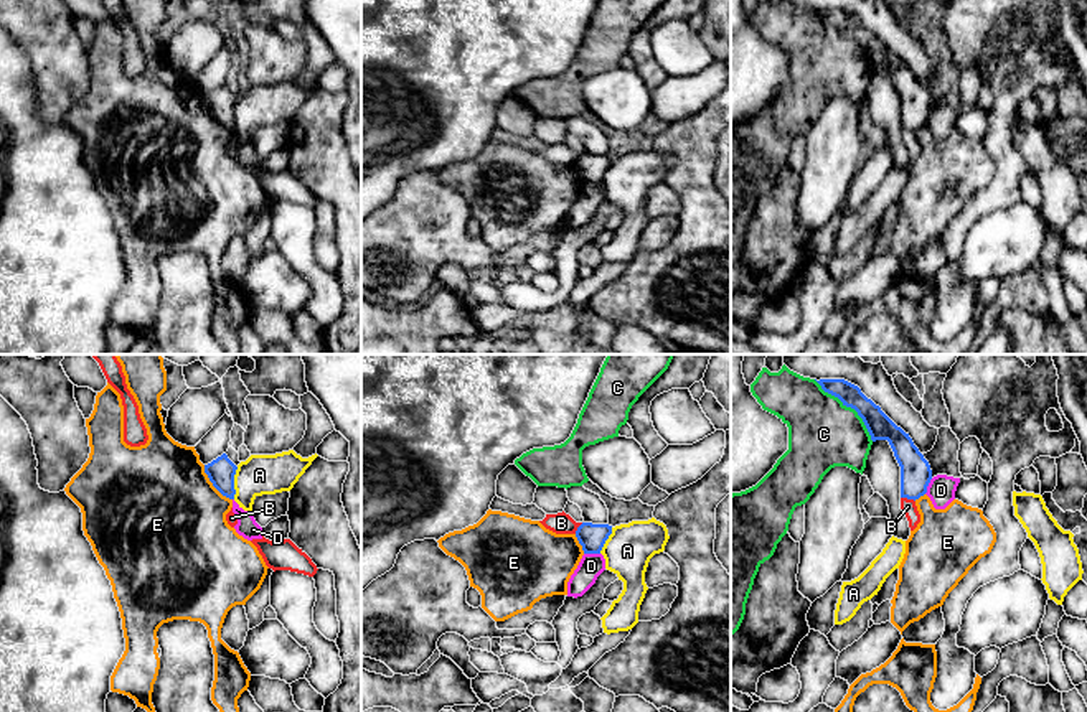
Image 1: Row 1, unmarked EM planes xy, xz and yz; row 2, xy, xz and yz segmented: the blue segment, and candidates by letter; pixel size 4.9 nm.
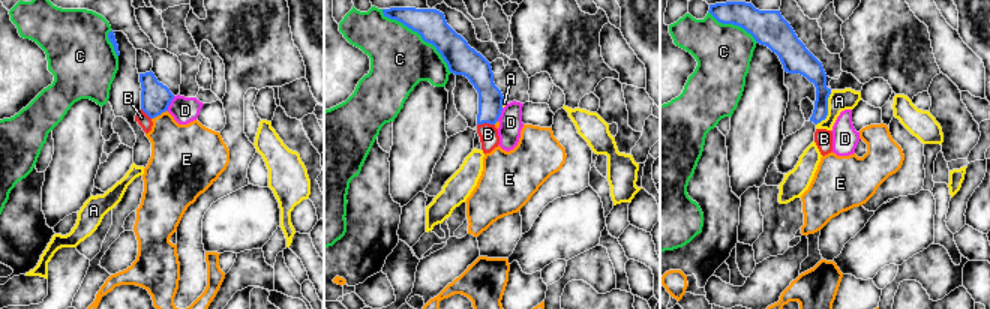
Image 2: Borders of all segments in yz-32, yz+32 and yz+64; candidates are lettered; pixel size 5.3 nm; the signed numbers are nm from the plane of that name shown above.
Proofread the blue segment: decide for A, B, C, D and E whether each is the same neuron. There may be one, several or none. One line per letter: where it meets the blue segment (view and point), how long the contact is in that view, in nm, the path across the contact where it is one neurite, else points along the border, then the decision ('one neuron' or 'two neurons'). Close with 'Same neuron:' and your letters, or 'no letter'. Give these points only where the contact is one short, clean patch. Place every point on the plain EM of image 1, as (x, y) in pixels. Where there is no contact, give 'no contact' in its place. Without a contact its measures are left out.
A: xy (233, 114) | 160 nm | along xy (238, 98), (233, 129) | two neurons
B: yz (908, 129) | 80 nm | along yz (901, 127), (914, 132) | two neurons
C: yz (850, 37) | 420 nm | two neurons
D: xz (592, 183) | 80 nm | along xz (584, 183), (599, 185) | two neurons
E: xy (213, 116) | 220 nm | two neurons
Same neuron: no letter

